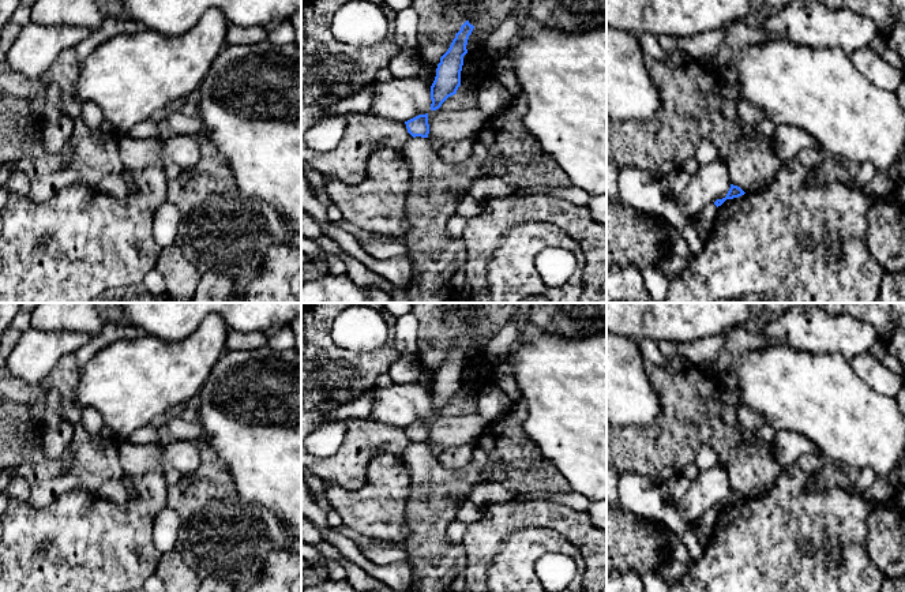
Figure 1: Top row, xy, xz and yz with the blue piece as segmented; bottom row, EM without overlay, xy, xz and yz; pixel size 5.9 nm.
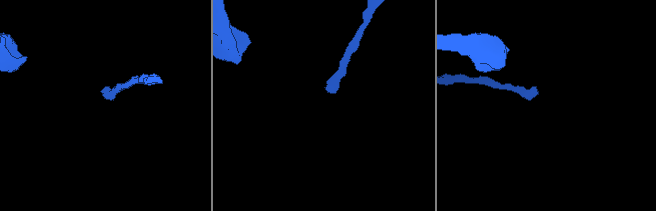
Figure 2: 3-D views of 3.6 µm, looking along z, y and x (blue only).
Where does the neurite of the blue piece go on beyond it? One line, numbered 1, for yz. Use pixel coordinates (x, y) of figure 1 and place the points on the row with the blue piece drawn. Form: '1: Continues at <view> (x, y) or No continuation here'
1: No continuation here

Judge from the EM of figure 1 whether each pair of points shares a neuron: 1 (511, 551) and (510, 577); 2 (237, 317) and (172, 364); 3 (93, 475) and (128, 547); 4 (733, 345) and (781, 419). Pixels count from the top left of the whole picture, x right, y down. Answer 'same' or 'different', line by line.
1: same
2: different
3: different
4: different

